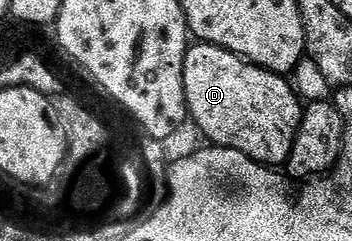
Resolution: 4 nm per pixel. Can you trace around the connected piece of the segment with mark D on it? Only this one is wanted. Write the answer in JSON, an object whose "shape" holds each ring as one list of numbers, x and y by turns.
{"shape":[[198,41,186,53,184,93,189,118,213,146,236,149,267,165,285,164,292,153,304,103,289,78,265,71,222,47]]}

